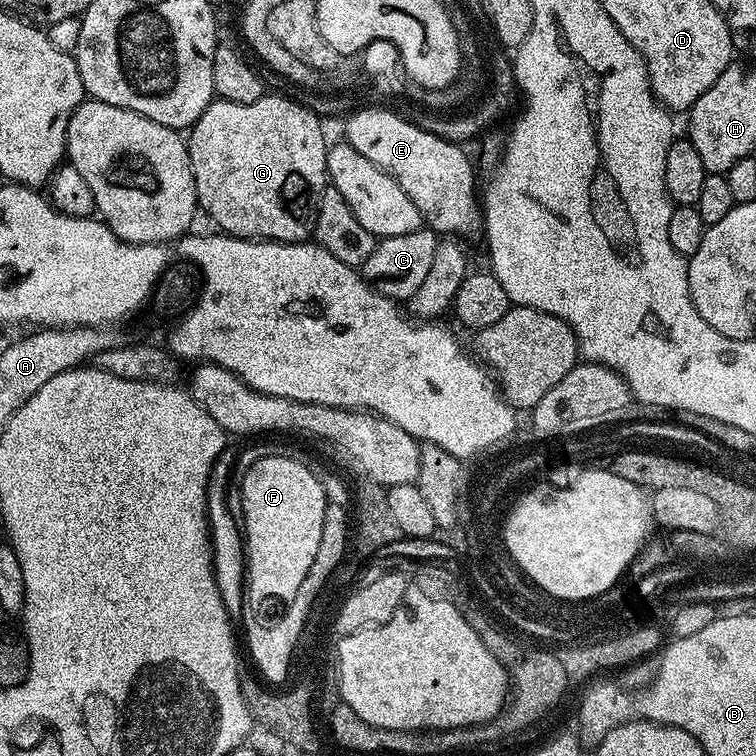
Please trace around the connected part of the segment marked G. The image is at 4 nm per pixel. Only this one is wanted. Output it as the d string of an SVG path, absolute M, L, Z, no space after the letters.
M272 94L249 104L216 98L187 133L199 211L203 215L205 212L221 233L237 236L239 240L277 240L279 244L302 244L315 233L318 202L330 184L330 144L324 141L321 117L292 100Z

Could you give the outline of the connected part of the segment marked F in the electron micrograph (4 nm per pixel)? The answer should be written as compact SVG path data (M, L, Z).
M272 456L254 462L238 480L238 485L244 515L242 533L246 545L246 589L251 593L256 616L260 616L260 620L272 620L272 616L276 616L276 612L292 600L292 592L297 592L313 565L329 502L322 490L322 482L318 482L305 465L289 456Z

